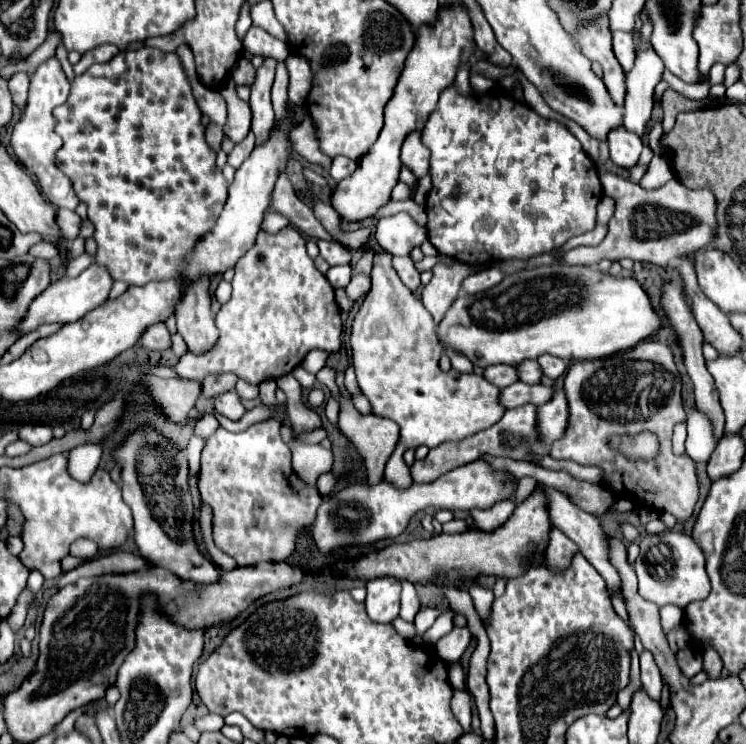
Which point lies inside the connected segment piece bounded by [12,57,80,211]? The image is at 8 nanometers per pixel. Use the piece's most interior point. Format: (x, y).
(34, 141)

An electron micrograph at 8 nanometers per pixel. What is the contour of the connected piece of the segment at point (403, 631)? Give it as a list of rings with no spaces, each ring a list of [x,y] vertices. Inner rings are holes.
[[[400,617],[393,621],[393,626],[396,631],[405,639],[410,639],[416,635],[416,629],[413,623],[407,622]]]

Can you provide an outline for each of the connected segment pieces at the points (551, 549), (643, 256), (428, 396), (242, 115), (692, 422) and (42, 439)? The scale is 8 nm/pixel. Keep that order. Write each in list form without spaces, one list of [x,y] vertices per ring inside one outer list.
[[[558,527],[550,529],[550,543],[546,549],[546,557],[554,569],[562,569],[570,563],[574,551],[578,551],[576,543],[570,541]]]
[[[602,173],[600,175],[602,191],[608,197],[616,199],[616,213],[610,219],[606,239],[596,247],[576,247],[566,251],[558,257],[556,263],[570,263],[570,265],[588,265],[594,267],[602,259],[620,261],[624,257],[632,261],[644,261],[666,267],[670,261],[688,255],[690,251],[698,251],[708,247],[714,237],[716,229],[716,201],[710,189],[692,191],[678,183],[678,179],[670,179],[666,185],[654,191],[646,191],[636,183],[622,179],[616,173]]]
[[[378,251],[374,257],[374,267],[370,273],[372,287],[366,293],[358,315],[352,323],[352,335],[350,335],[350,347],[352,347],[352,367],[358,377],[358,385],[364,391],[364,395],[372,403],[372,413],[388,417],[400,425],[400,441],[396,445],[396,451],[386,463],[384,477],[390,479],[396,487],[408,487],[412,483],[410,469],[404,463],[402,455],[408,447],[428,445],[436,447],[442,441],[460,441],[468,435],[474,435],[490,425],[494,425],[506,411],[502,403],[498,403],[500,389],[494,387],[490,381],[482,379],[482,375],[476,373],[460,373],[460,371],[440,371],[438,367],[438,355],[442,347],[438,345],[436,325],[428,309],[422,305],[422,301],[398,279],[398,273],[392,267],[392,255],[388,251]]]
[[[226,81],[226,87],[220,87],[220,95],[226,99],[228,105],[228,123],[224,125],[224,133],[234,141],[240,143],[248,131],[250,131],[250,119],[252,119],[252,111],[248,107],[246,101],[242,101],[236,95],[236,85],[234,81]]]
[[[696,407],[688,411],[686,423],[688,423],[686,453],[696,463],[706,463],[718,443],[718,439],[714,439],[714,427],[710,427],[710,421],[706,419],[706,415],[696,411]]]
[[[26,423],[26,425],[20,425],[18,437],[22,441],[30,443],[32,447],[44,445],[52,439],[52,427],[50,425],[40,425],[40,423]]]

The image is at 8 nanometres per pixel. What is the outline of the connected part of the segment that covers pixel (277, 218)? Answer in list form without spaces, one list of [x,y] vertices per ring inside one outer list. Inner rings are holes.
[[[268,211],[268,213],[264,215],[264,221],[260,225],[266,233],[278,233],[280,229],[284,229],[288,225],[288,219],[282,217],[280,213],[274,213],[274,211]],[[268,213],[272,213],[272,215],[268,215]]]

